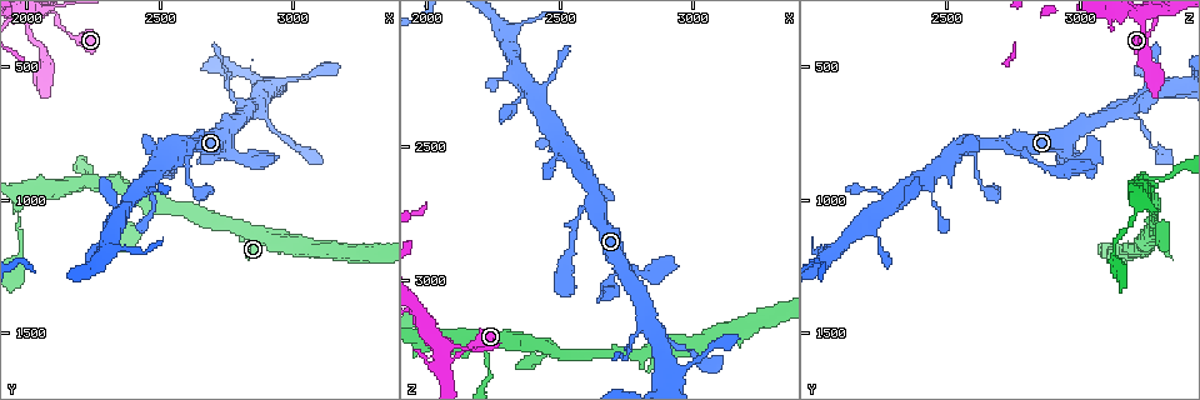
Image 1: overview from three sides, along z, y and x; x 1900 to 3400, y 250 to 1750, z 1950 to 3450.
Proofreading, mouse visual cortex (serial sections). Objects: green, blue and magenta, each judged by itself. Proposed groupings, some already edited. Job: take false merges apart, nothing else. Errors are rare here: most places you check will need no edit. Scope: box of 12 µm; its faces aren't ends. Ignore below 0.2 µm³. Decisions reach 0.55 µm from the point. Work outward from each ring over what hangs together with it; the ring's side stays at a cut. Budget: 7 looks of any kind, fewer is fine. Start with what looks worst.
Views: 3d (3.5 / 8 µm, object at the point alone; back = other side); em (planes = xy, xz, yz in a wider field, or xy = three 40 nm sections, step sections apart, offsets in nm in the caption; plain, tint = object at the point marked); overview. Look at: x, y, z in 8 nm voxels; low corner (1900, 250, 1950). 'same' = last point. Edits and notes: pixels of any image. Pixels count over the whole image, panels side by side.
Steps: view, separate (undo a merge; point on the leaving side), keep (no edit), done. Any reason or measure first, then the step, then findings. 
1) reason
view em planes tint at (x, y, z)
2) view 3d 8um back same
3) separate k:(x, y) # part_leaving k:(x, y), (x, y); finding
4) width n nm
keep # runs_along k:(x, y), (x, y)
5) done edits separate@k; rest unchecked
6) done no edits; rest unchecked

sharp bend
view 3d 8um at (2010, 360, 3250)

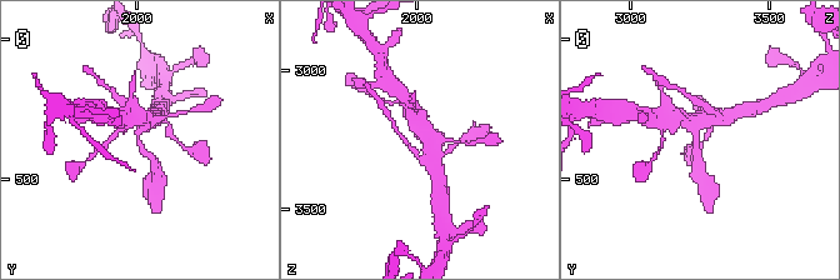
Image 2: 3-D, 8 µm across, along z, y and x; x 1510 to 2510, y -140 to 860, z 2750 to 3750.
arms 3; arm_widths 250, 400, 450 nm
view em xy step 2 tint at (2000, 360, 3240)

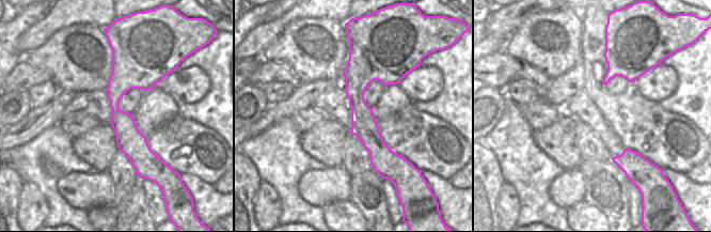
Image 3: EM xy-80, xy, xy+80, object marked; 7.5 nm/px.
width 190 nm
keep # runs_along 3:(362, 42), (358, 106), (384, 175); all the same cell

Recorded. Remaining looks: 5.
thick turns thin
view 3d 8um at (2640, 790, 2720)

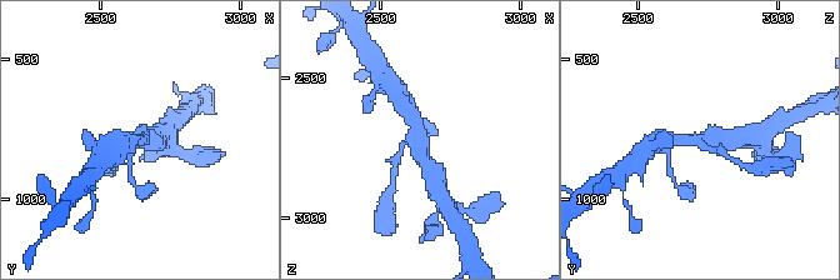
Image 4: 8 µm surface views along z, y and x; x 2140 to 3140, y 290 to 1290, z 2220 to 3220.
view em xy step 3 tint at (2650, 770, 2730)

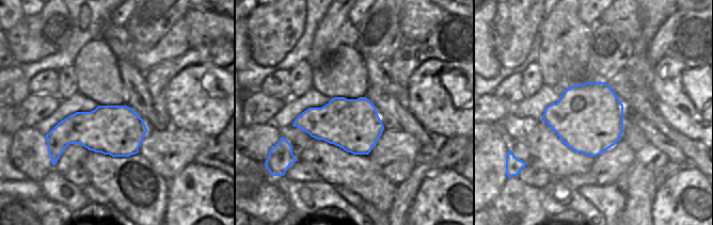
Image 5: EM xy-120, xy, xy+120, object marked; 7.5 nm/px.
arms 3; arm_widths 150, 400, 450 nm
keep # runs_along 4:(431, 174), (406, 108); all the same cell

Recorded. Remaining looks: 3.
branch point
view em planes tint at (2490, 1010, 3280)

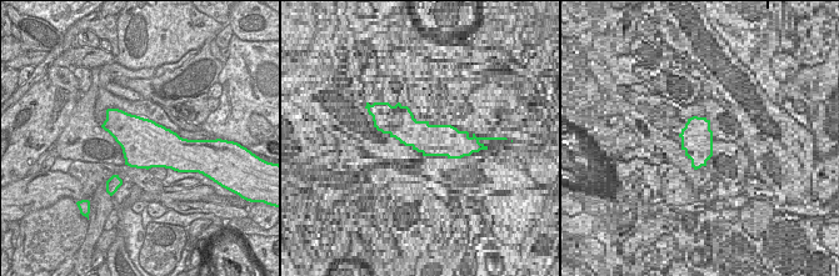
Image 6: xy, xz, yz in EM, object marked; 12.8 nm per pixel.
wider look
view 3d 3.5um same

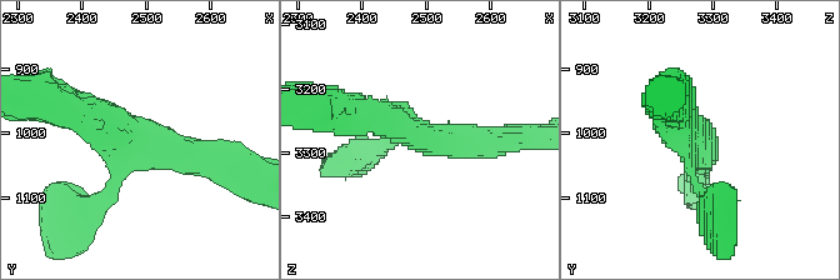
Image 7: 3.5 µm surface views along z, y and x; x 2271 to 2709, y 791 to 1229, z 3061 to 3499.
keep # runs_along 7:(216, 158), (68, 108); one cell here

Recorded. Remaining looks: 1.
done no edits; rest unchecked

